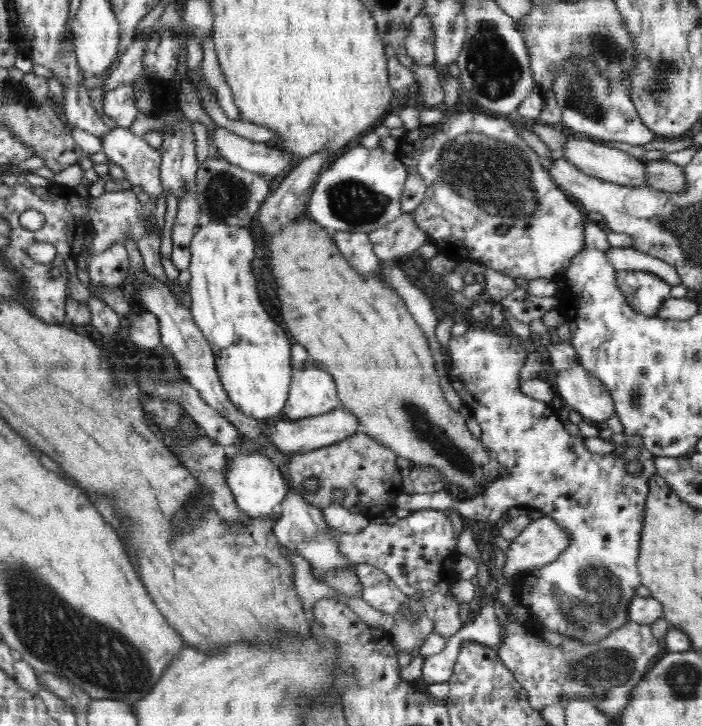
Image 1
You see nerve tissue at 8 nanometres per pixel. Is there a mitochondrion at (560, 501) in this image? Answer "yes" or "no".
no

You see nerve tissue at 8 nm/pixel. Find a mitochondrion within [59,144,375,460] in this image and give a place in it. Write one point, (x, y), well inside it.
(226, 194)

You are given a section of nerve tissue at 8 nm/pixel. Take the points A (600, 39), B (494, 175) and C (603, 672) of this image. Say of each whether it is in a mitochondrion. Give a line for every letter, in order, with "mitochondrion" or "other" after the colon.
A: mitochondrion
B: mitochondrion
C: mitochondrion

